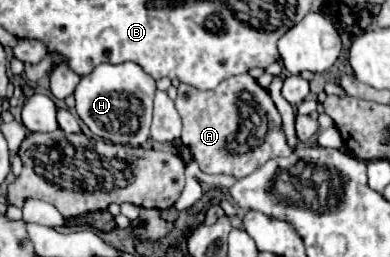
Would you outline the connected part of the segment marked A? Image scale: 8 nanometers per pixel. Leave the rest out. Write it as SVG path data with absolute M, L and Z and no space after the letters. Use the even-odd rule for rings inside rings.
M249 74L233 76L221 82L215 90L207 92L179 84L175 108L183 120L181 142L191 150L195 162L207 174L243 178L255 172L267 160L286 157L293 152L281 130L281 114L277 112L269 92L261 88L259 82ZM251 102L255 104L253 108ZM259 126L263 126L265 132L257 136ZM257 140L261 140L259 146Z

